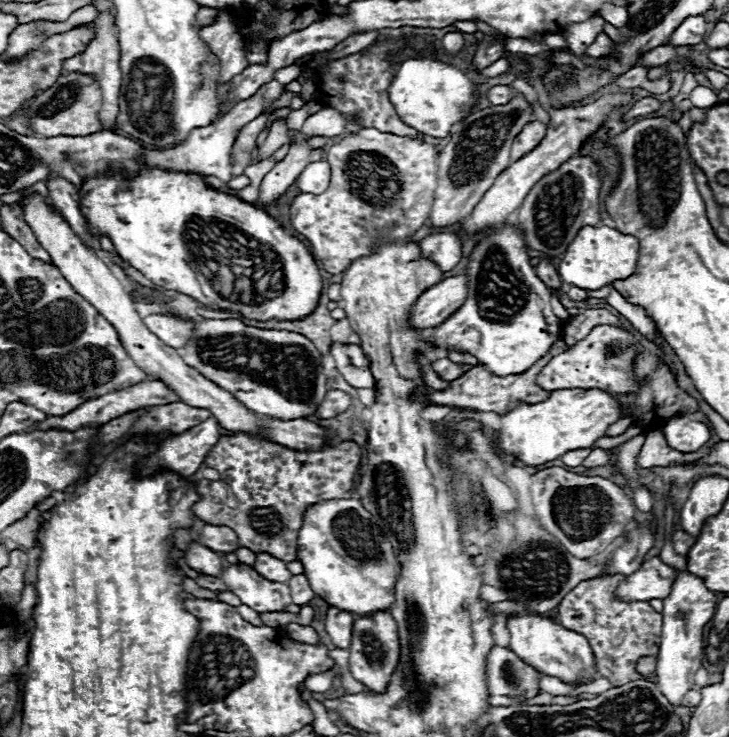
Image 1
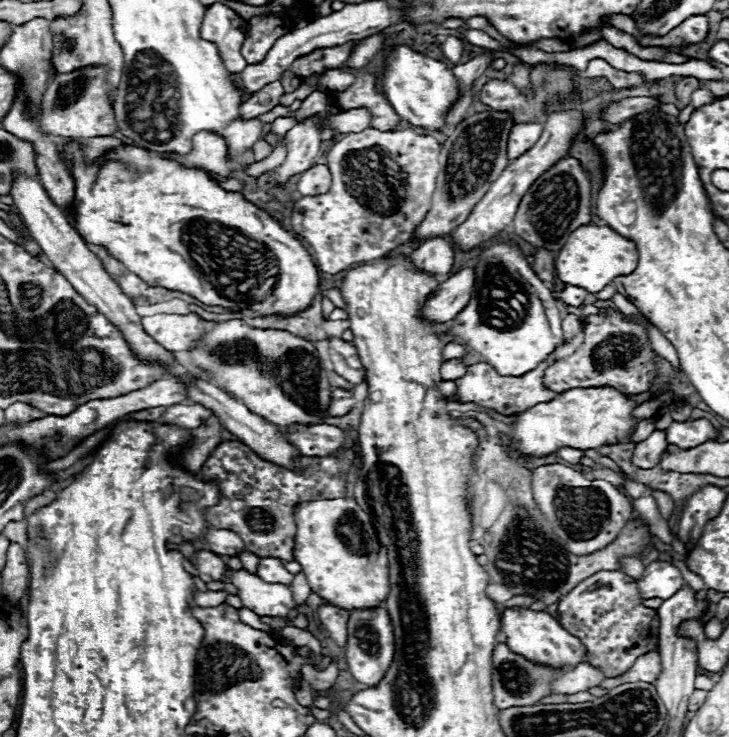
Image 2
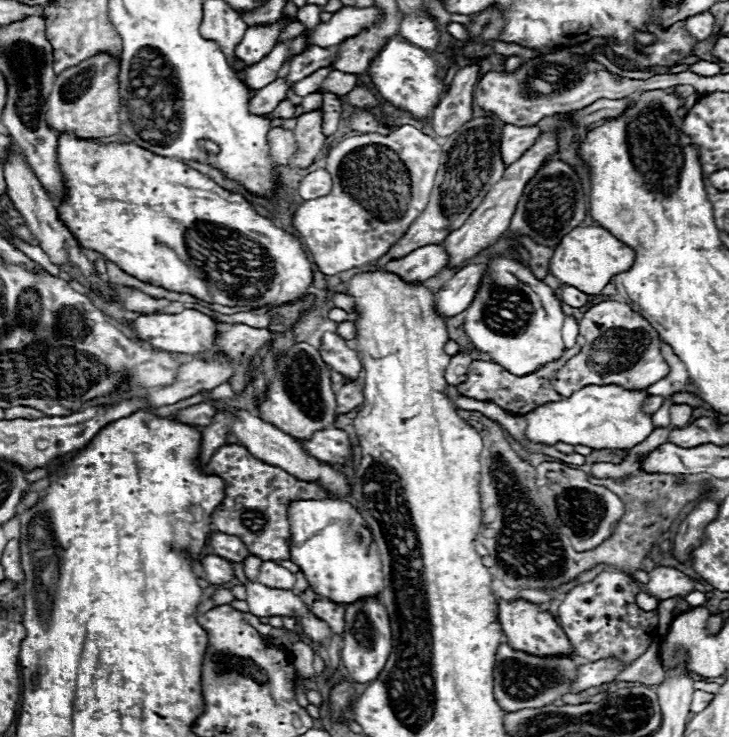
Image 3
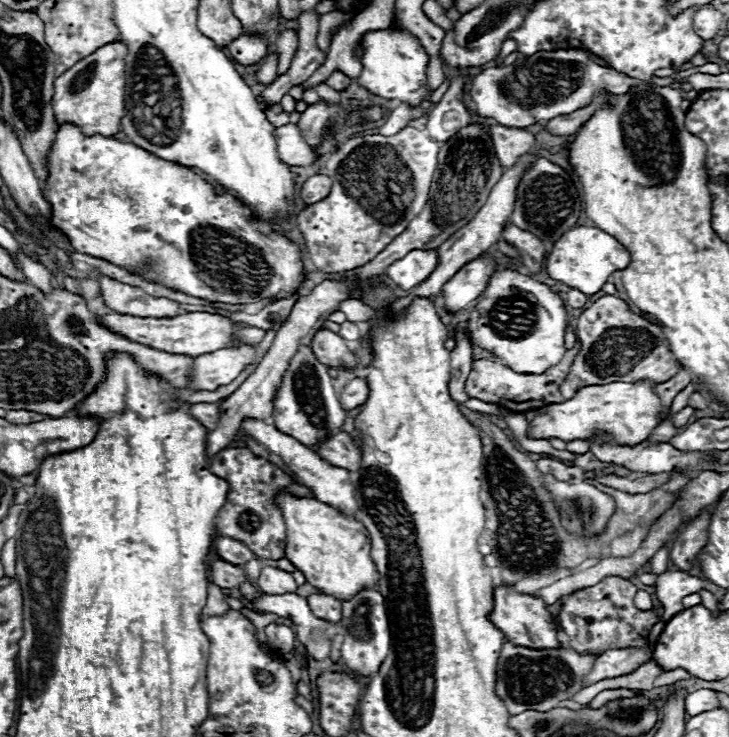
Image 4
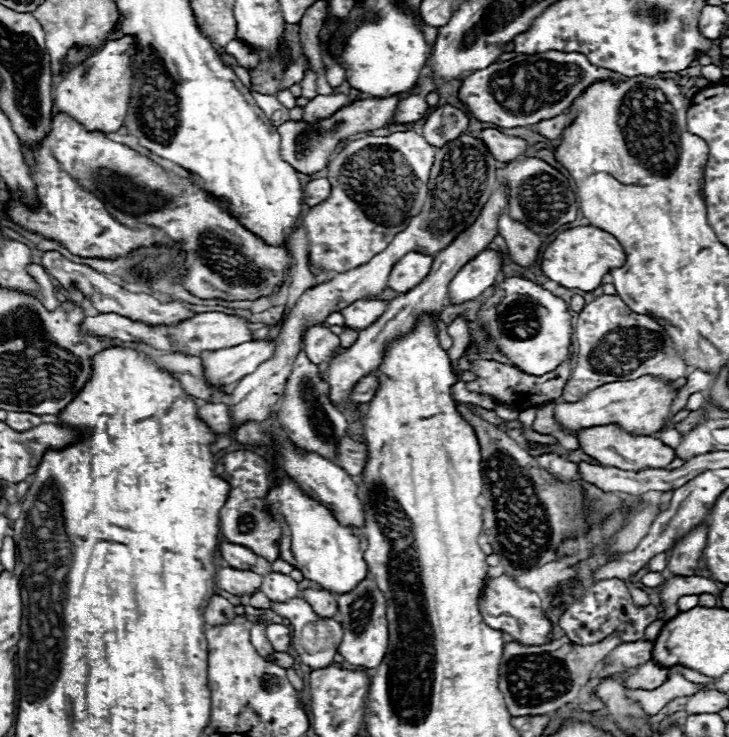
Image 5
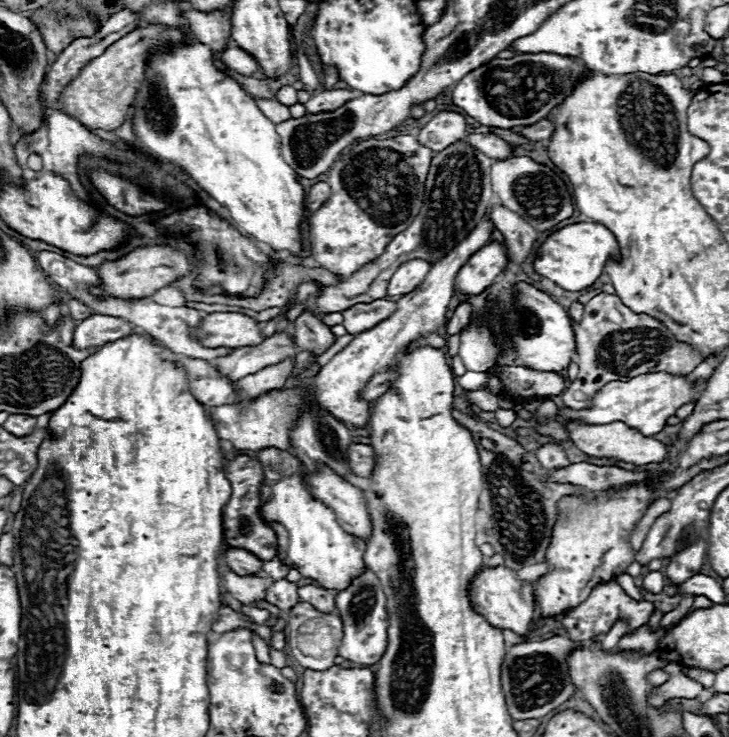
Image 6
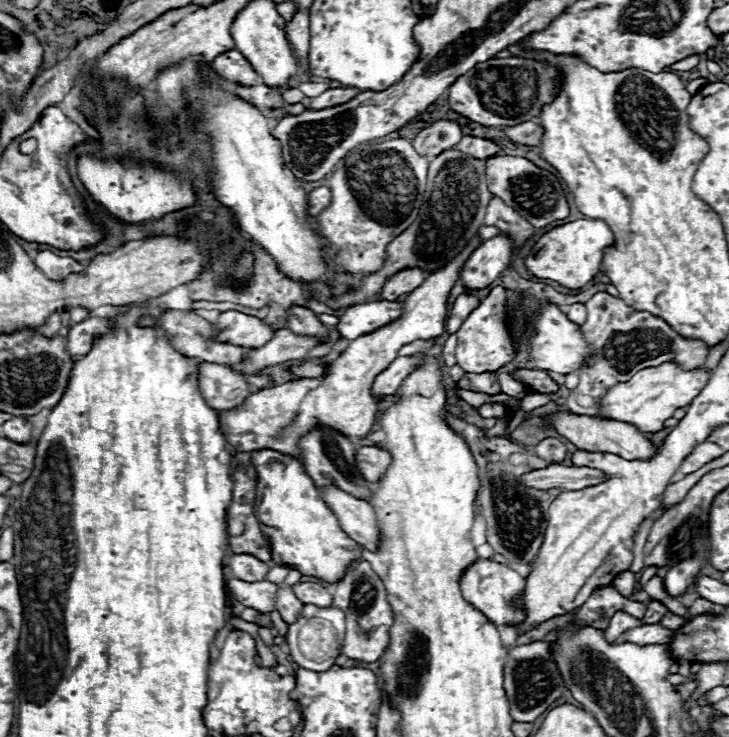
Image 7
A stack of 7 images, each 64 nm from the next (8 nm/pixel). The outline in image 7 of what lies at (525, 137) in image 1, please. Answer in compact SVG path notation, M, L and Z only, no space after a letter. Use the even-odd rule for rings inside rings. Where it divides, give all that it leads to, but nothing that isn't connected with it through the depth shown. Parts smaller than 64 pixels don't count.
M464 136L456 146L456 150L460 150L462 154L468 154L472 158L488 158L494 156L496 152L500 152L500 148L496 144L492 144L490 140L482 140L482 138L472 138L472 136Z

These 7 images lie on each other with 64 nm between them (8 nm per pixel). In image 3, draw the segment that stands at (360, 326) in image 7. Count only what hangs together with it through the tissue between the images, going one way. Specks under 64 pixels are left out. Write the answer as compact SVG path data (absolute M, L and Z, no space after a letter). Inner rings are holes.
M336 294L336 296L334 296L334 304L336 304L336 308L342 308L342 310L348 312L350 316L356 314L356 306L354 306L354 298L352 298L352 296Z

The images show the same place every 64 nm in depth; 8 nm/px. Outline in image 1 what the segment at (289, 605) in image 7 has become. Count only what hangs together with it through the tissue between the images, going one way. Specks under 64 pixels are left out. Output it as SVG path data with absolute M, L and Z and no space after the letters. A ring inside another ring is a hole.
M256 554L254 570L262 574L264 578L270 578L270 582L288 582L292 574L286 568L286 562L270 556L270 554Z

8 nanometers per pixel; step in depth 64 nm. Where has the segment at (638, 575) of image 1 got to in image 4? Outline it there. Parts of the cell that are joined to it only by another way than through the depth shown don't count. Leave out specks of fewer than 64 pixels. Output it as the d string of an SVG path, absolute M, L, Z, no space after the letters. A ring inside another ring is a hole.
M666 570L658 574L654 588L660 604L664 606L664 622L668 622L678 612L682 612L682 598L700 592L702 588L706 588L706 582L702 578L688 576L680 570Z

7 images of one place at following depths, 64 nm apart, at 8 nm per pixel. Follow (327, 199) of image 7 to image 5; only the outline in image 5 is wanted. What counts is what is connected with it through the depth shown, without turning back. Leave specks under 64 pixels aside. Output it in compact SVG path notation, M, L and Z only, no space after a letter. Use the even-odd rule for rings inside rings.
M318 178L318 180L312 180L306 188L304 188L304 204L306 206L316 206L320 204L322 200L326 200L330 194L330 182L326 178Z

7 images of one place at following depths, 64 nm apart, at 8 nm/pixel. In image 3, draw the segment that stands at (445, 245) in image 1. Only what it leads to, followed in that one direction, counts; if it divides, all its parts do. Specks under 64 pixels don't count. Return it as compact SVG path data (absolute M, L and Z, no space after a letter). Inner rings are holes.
M434 244L434 246L416 248L408 256L388 262L384 266L384 270L396 274L398 278L402 278L408 284L416 284L416 282L424 282L424 280L440 274L440 270L446 266L446 262L448 262L448 254L444 252L442 244Z

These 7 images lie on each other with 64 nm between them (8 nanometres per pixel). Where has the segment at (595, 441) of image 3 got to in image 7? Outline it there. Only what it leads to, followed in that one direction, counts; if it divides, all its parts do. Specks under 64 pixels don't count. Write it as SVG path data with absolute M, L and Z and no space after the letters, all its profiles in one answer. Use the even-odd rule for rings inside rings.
M664 362L660 366L644 368L644 370L636 372L628 382L620 382L608 390L608 394L604 396L602 414L598 414L598 416L628 422L628 424L634 424L644 434L654 434L654 432L662 430L664 420L672 418L676 408L688 406L700 394L702 386L706 386L708 378L710 378L710 372L706 372L702 368L682 370L680 364L676 364L676 362Z

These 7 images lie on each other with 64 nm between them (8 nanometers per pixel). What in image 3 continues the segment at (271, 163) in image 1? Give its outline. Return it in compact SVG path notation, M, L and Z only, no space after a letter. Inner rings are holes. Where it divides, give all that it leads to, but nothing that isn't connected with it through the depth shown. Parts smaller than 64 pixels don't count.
M272 128L268 138L270 138L270 148L272 148L272 158L282 166L290 164L292 156L298 150L296 140L294 140L294 132L284 130L284 128Z

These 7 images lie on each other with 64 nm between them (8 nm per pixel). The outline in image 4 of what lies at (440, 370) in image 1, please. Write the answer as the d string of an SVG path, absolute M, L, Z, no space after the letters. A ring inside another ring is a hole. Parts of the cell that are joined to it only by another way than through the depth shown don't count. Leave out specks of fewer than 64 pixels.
M462 328L454 330L454 350L450 352L450 396L456 402L466 402L470 400L470 396L464 392L464 382L470 374L470 366L472 366L472 346L474 342L468 338L468 332Z

